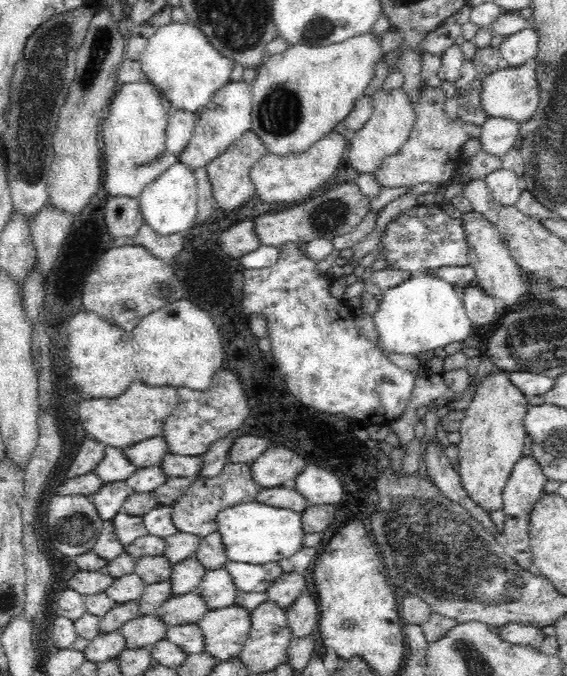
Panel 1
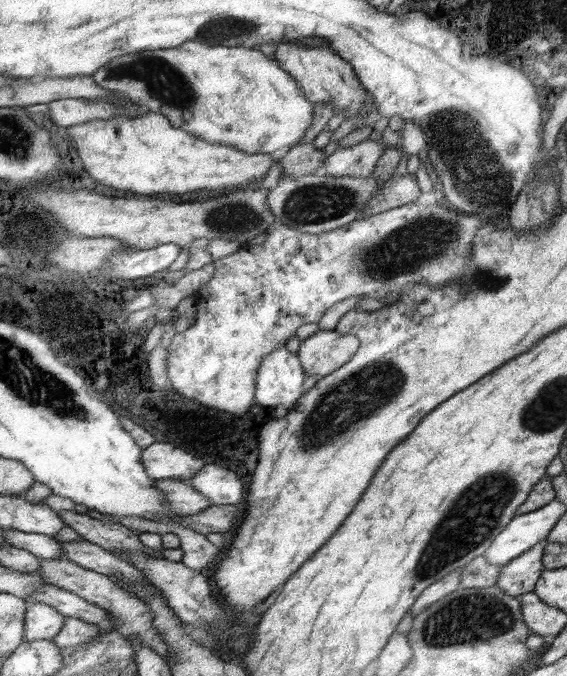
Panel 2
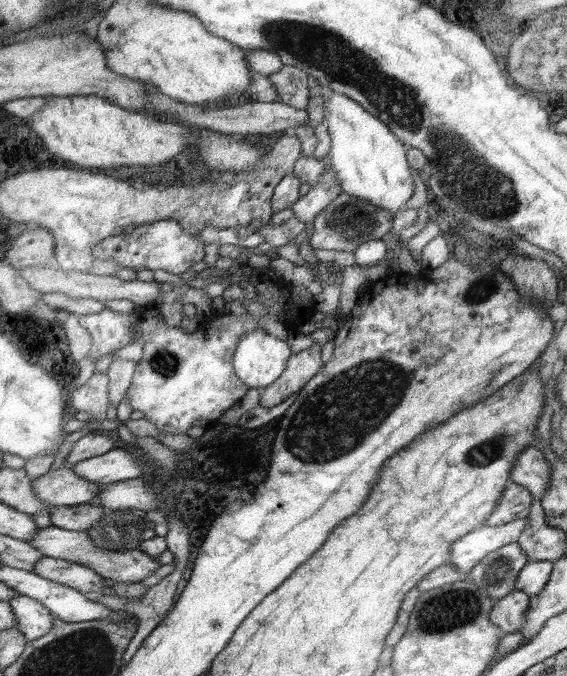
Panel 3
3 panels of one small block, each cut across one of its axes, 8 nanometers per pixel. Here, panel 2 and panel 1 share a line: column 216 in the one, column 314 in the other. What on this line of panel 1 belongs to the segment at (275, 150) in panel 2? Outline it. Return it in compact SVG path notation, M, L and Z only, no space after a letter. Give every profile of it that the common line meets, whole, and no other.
M365 31L364 34L356 35L352 38L347 38L344 42L339 42L336 44L328 46L306 46L306 45L292 45L289 46L284 52L280 54L275 54L269 56L257 70L256 78L251 82L251 98L252 98L252 124L251 130L256 133L261 138L264 146L267 148L267 152L270 155L286 156L286 155L300 155L301 152L308 150L312 147L318 140L321 140L325 135L334 131L336 124L343 122L348 114L352 112L356 102L366 95L366 90L368 83L371 81L372 76L374 76L375 64L385 59L385 54L382 54L382 49L380 48L380 42L370 34L370 32Z

